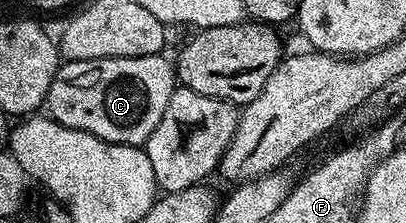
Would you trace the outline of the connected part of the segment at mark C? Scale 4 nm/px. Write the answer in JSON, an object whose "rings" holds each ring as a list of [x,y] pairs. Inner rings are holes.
{"rings":[[[158,53],[137,58],[65,61],[56,71],[50,84],[46,101],[47,113],[64,126],[90,132],[107,142],[143,147],[154,128],[158,128],[158,120],[162,120],[162,112],[166,112],[166,104],[170,104],[172,91],[178,85],[173,63],[169,59],[167,62],[164,57],[163,53]]]}

